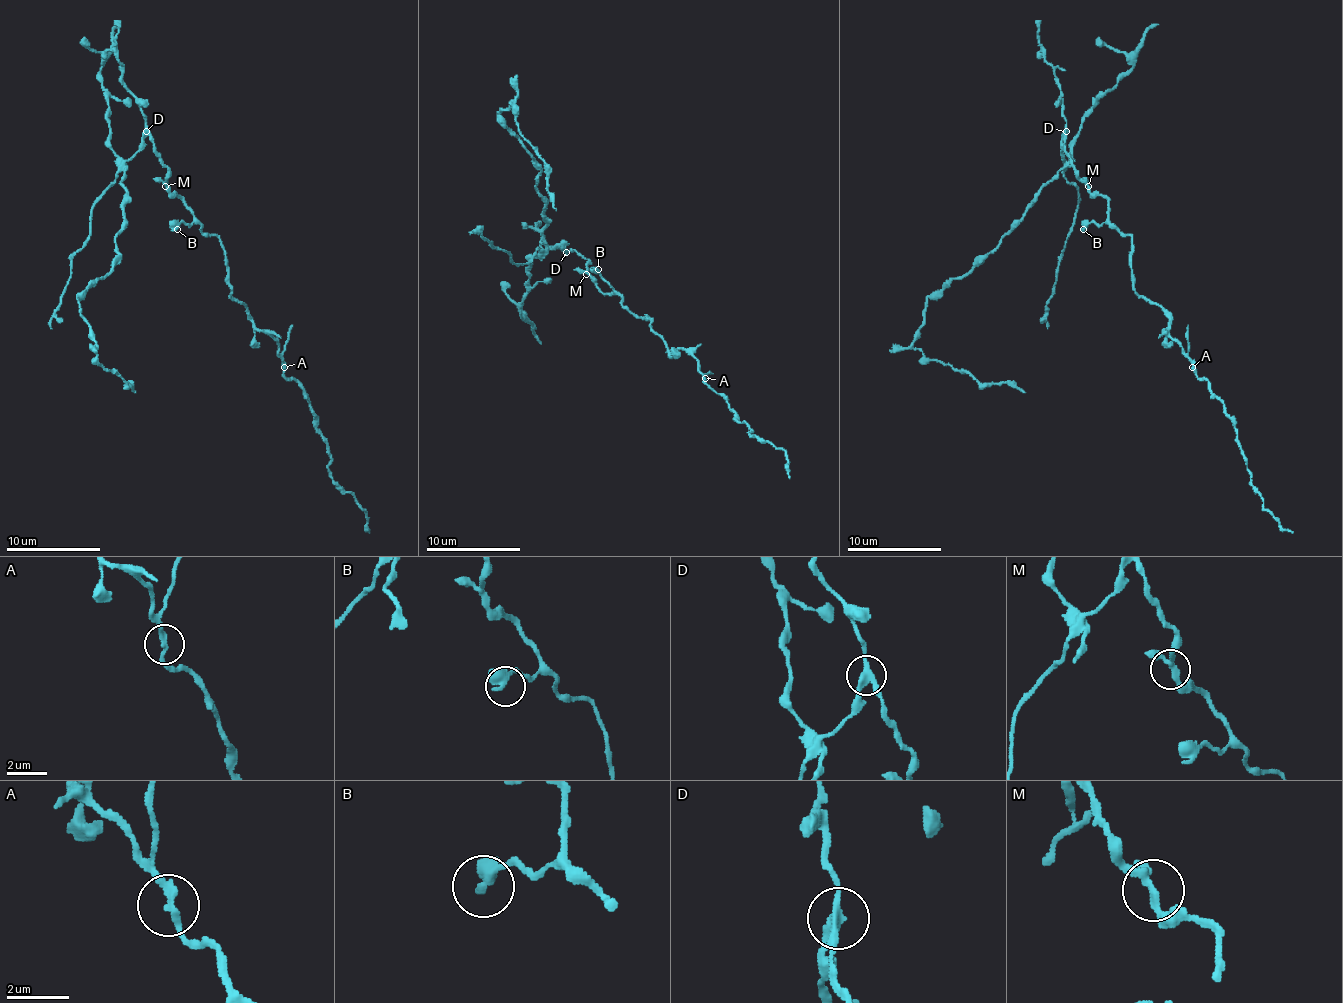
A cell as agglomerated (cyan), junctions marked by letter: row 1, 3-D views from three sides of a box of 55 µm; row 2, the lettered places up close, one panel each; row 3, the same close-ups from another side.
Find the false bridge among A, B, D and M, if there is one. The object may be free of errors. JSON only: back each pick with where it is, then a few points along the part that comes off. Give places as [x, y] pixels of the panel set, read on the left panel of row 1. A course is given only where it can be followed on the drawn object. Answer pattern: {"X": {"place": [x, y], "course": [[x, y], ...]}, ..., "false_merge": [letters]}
{"D": {"place": [146, 131], "course": [[147, 132], [121, 184], [125, 189], [116, 264], [78, 302], [95, 342], [95, 358], [135, 392]]}, "false_merge": ["D"]}

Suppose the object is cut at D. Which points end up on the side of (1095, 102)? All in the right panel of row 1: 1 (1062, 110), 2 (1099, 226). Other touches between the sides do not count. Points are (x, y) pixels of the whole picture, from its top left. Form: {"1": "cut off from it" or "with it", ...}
{"1": "cut off from it", "2": "cut off from it"}

